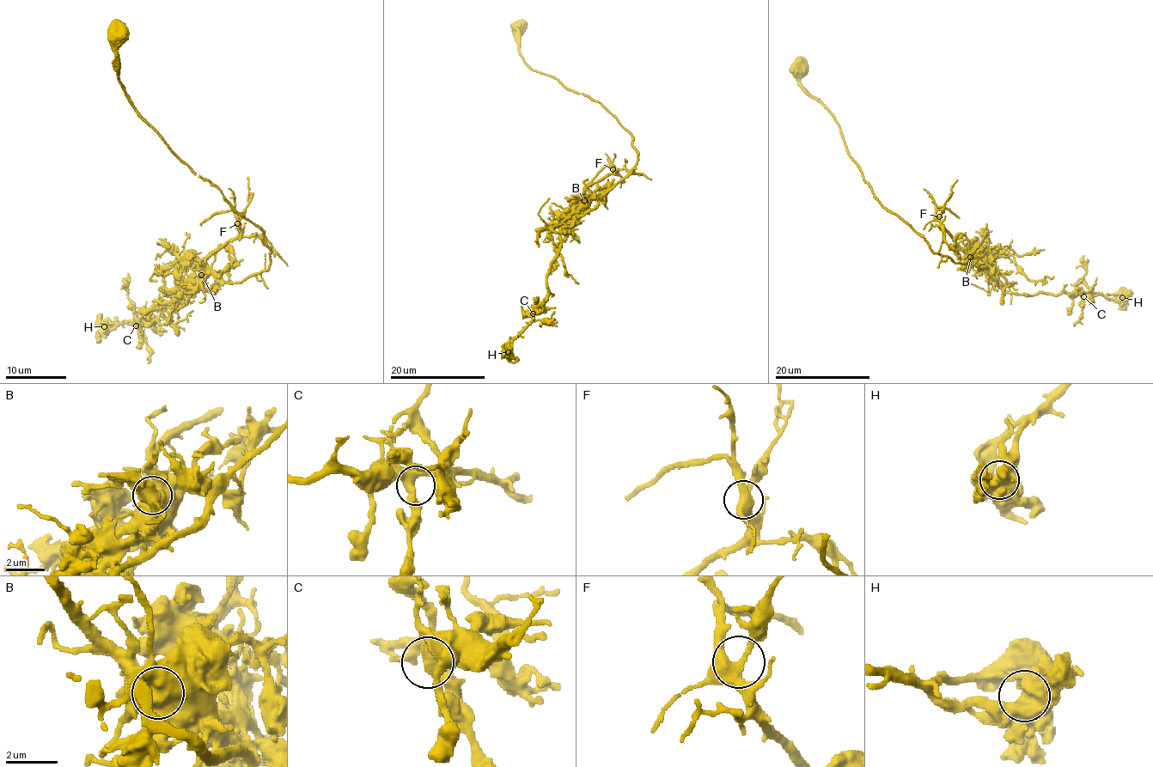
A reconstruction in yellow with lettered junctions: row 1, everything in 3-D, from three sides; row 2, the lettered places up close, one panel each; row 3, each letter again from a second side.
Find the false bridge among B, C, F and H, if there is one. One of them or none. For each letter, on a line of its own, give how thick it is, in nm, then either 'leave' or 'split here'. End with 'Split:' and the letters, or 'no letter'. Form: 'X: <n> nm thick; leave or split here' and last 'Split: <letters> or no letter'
B: 1050 nm thick; split here
C: 420 nm thick; leave
F: 420 nm thick; leave
H: 950 nm thick; leave
Split: B

